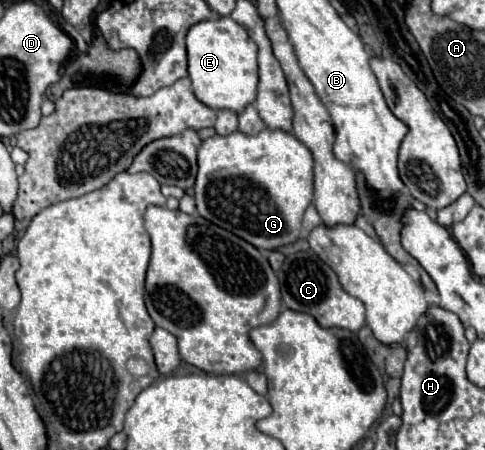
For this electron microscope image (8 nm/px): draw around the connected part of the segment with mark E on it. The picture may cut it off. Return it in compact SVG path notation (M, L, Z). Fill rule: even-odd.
M232 17L196 23L186 35L186 47L188 73L198 101L214 111L230 109L234 113L242 113L246 105L254 103L258 89L258 47L254 41L250 41L242 25L238 25Z

